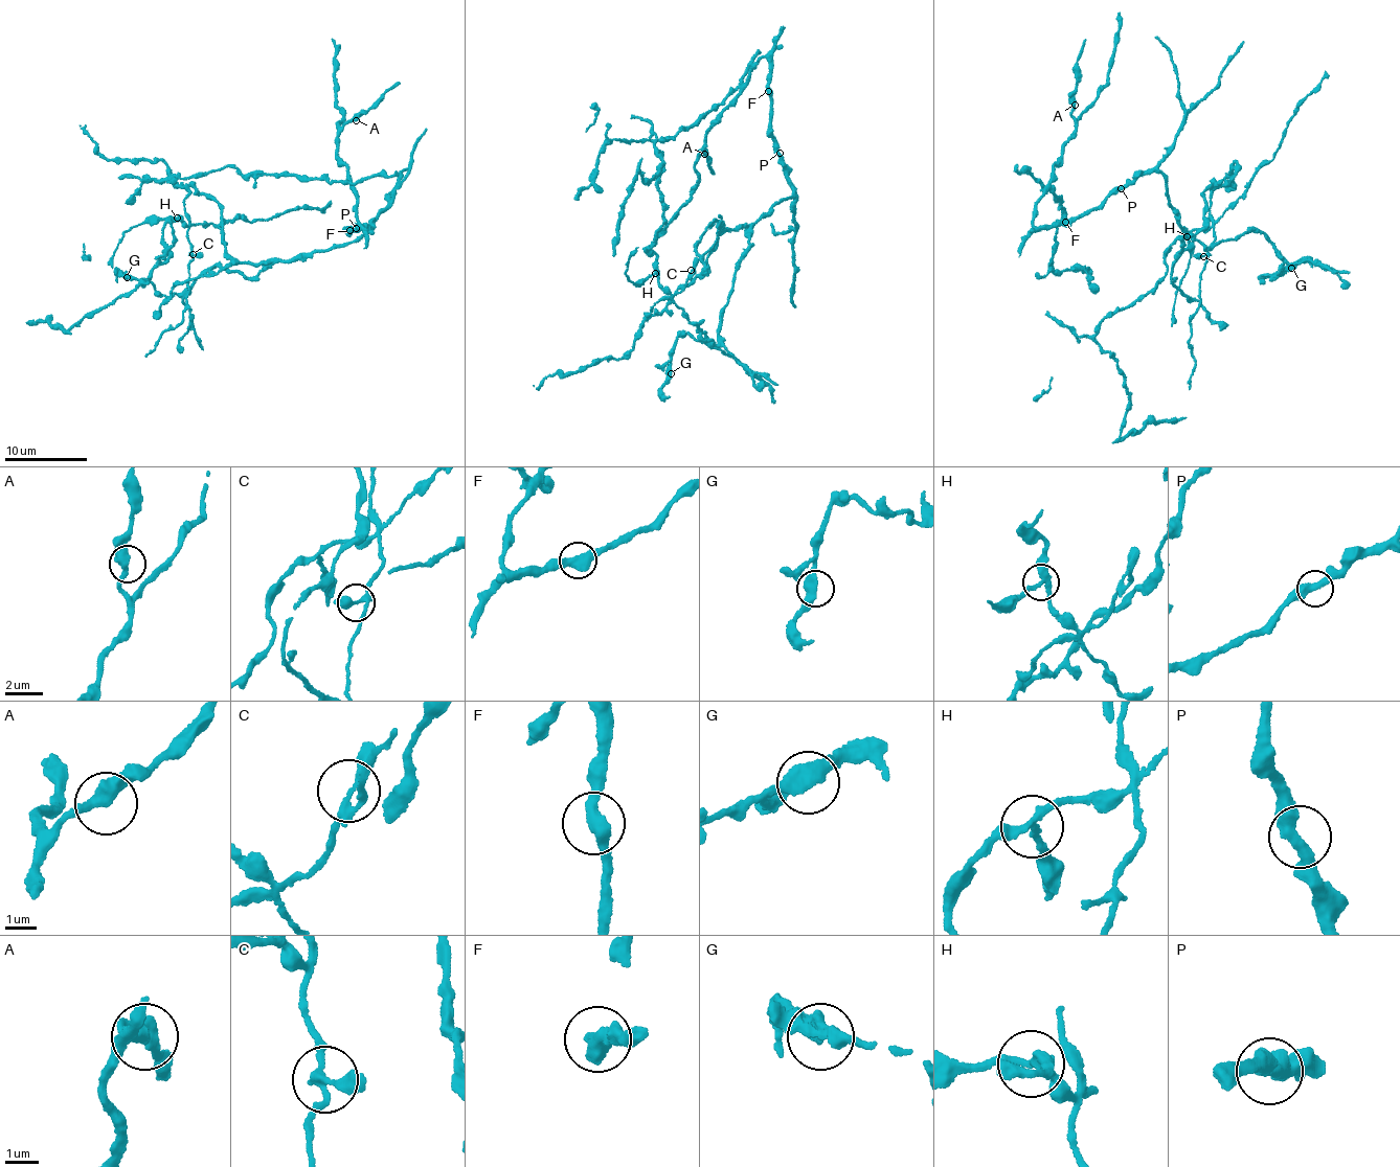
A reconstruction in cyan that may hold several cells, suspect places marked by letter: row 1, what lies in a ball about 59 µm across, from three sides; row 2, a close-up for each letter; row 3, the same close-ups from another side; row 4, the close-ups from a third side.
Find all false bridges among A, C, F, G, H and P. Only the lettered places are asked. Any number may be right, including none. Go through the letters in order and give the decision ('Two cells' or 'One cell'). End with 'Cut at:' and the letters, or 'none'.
A: One cell
C: One cell
F: One cell
G: One cell
H: Two cells
P: One cell
Cut at: H

